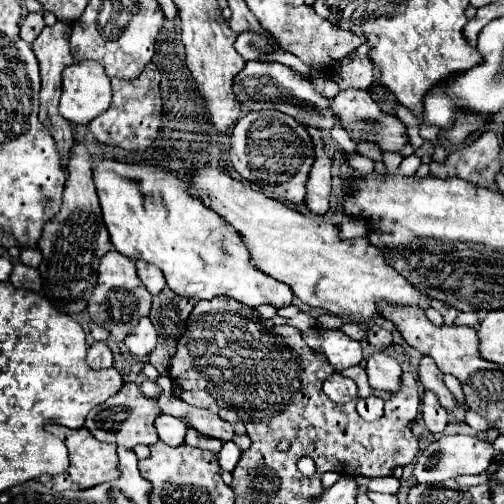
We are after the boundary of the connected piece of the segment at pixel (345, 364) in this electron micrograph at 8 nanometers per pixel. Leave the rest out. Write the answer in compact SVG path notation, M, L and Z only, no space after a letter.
M313 326L303 332L303 338L309 346L323 346L327 360L337 372L351 368L363 360L361 344L345 336L341 330L323 330L321 326Z

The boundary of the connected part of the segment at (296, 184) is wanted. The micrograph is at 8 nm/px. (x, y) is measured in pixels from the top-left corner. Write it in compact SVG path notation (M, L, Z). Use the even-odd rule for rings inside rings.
M253 112L243 116L231 134L231 164L233 168L249 182L257 184L261 192L273 194L273 198L287 200L291 204L301 204L305 198L305 182L309 176L309 168L315 160L313 154L313 142L307 134L305 128L295 128L295 126L283 126L283 128L253 128Z

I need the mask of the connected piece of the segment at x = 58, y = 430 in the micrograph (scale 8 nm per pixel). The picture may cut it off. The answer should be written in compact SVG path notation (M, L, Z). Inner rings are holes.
M49 426L49 428L69 448L71 466L65 474L59 474L59 476L53 476L53 478L41 476L39 478L41 484L45 484L47 488L53 488L57 492L61 492L61 490L87 490L87 488L93 488L97 484L115 480L119 476L119 458L115 444L93 440L93 436L89 436L87 428L79 428L79 430L69 430L69 428L61 428L61 426Z

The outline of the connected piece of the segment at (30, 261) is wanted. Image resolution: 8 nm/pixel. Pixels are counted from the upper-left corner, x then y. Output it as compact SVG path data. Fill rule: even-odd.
M23 248L21 250L21 262L37 268L41 264L41 252L37 248Z

